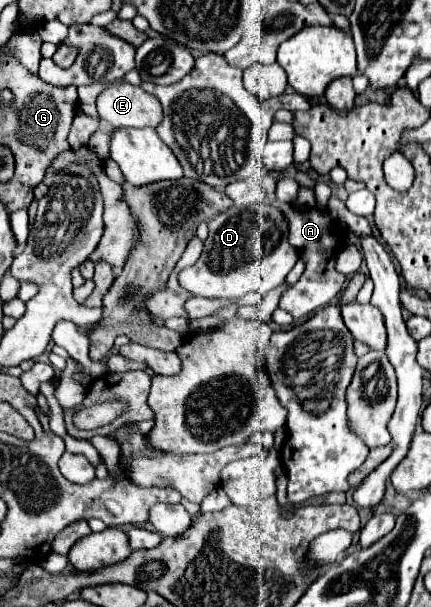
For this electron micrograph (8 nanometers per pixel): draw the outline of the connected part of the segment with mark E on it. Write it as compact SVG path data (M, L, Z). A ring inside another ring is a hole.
M120 81L112 83L98 97L98 115L114 129L158 127L162 121L162 105L142 87Z

